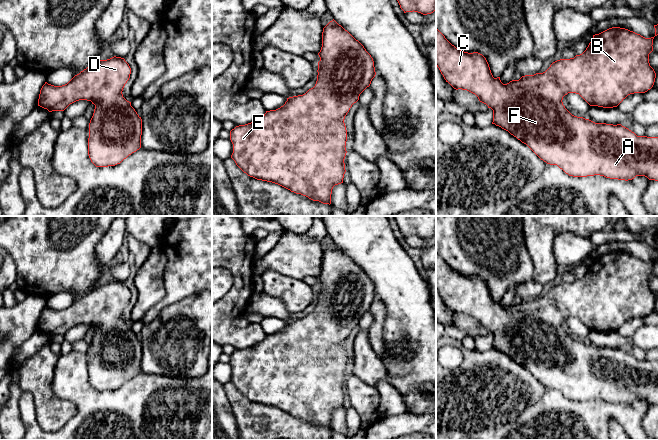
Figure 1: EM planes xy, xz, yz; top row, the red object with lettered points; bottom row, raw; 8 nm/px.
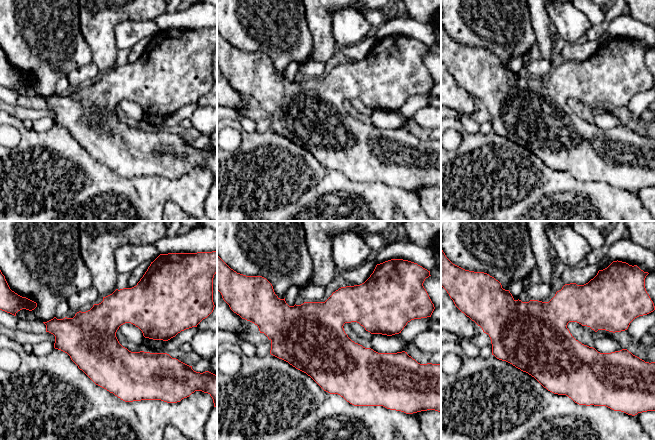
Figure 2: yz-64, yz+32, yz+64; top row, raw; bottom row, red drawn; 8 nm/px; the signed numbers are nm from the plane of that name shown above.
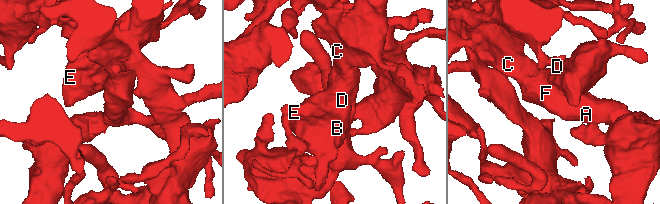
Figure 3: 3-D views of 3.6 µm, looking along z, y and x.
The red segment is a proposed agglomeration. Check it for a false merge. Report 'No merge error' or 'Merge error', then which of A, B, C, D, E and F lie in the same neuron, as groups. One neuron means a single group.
No merge error. Groups: A B C D E F

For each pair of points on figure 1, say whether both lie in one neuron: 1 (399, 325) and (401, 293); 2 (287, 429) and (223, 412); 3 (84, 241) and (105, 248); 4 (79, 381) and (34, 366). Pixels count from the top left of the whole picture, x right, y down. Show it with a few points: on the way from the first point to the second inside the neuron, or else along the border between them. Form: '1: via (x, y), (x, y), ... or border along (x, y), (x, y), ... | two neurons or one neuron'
1: via (401, 317), (401, 301) | one neuron
2: border along (225, 393), (238, 429) | two neurons
3: border along (110, 226), (96, 246), (96, 260), (102, 266) | two neurons
4: border along (60, 355), (51, 382), (51, 390), (56, 396) | two neurons

